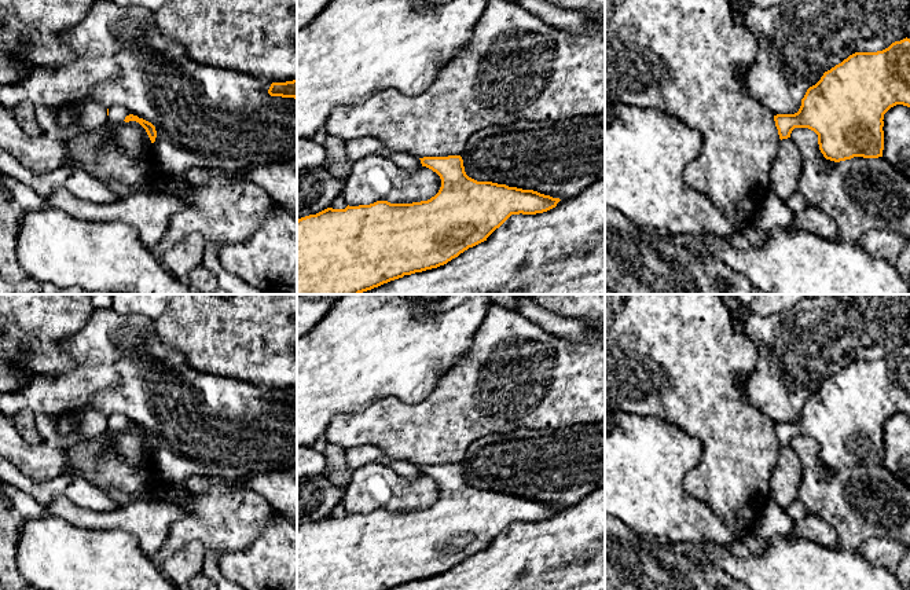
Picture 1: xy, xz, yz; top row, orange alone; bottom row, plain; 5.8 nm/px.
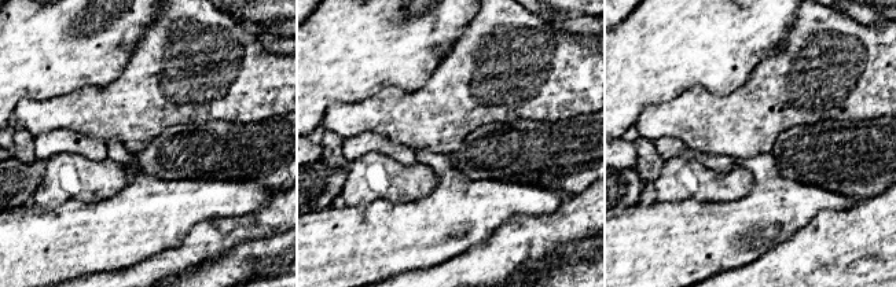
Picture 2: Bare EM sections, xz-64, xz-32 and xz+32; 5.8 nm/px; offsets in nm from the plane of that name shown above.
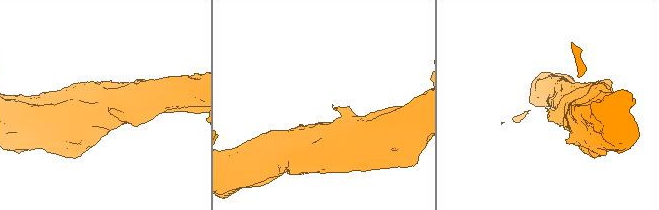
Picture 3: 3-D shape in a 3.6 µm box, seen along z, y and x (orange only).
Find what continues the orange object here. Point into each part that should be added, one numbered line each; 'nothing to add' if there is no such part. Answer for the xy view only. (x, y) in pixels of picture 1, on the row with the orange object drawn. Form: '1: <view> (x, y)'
1: xy (117, 113)

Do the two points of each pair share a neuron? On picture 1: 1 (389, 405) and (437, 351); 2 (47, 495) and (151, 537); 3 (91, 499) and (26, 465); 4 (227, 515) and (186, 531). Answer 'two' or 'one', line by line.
1: two
2: two
3: two
4: one

